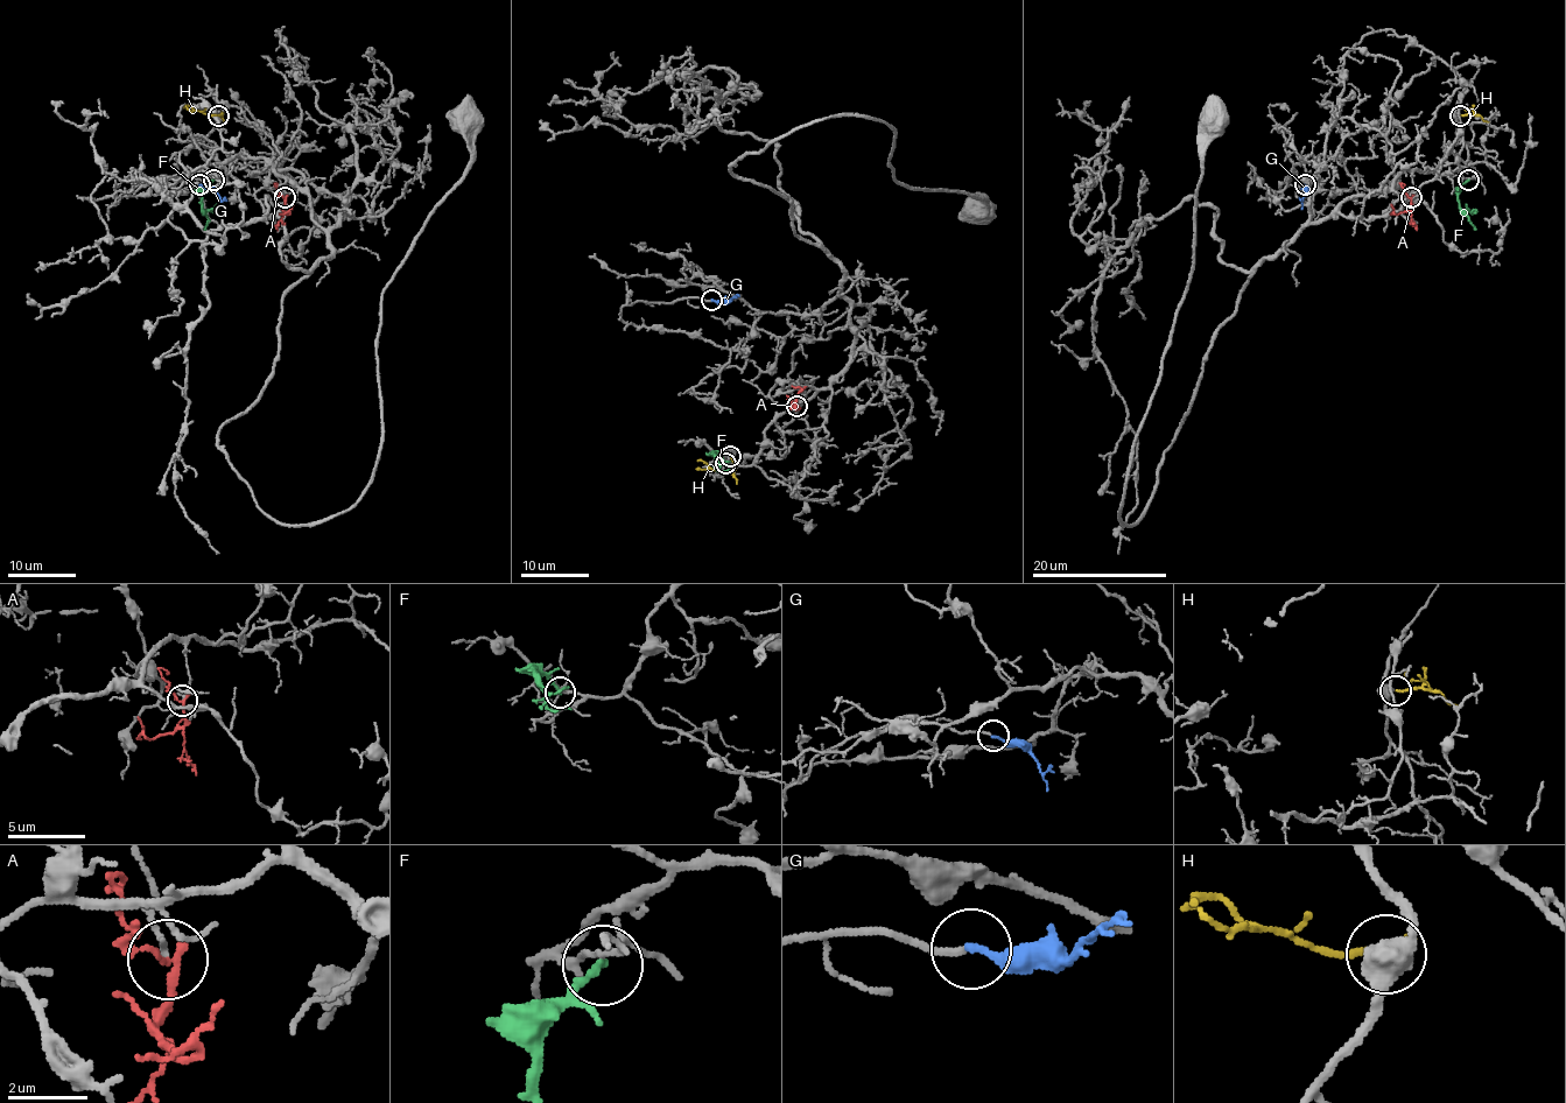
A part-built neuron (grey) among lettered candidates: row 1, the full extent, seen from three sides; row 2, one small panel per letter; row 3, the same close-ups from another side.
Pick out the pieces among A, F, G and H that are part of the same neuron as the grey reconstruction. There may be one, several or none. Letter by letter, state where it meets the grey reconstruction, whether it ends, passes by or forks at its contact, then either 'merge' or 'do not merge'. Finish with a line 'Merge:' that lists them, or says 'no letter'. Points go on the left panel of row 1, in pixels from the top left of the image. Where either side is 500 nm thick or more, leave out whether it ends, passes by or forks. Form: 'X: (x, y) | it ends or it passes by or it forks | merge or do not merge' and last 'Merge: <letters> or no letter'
A: (285, 197) | it passes by | do not merge
F: (213, 180) | it ends | do not merge
G: (199, 184) | it ends | merge
H: (218, 116) | merge
Merge: G, H

